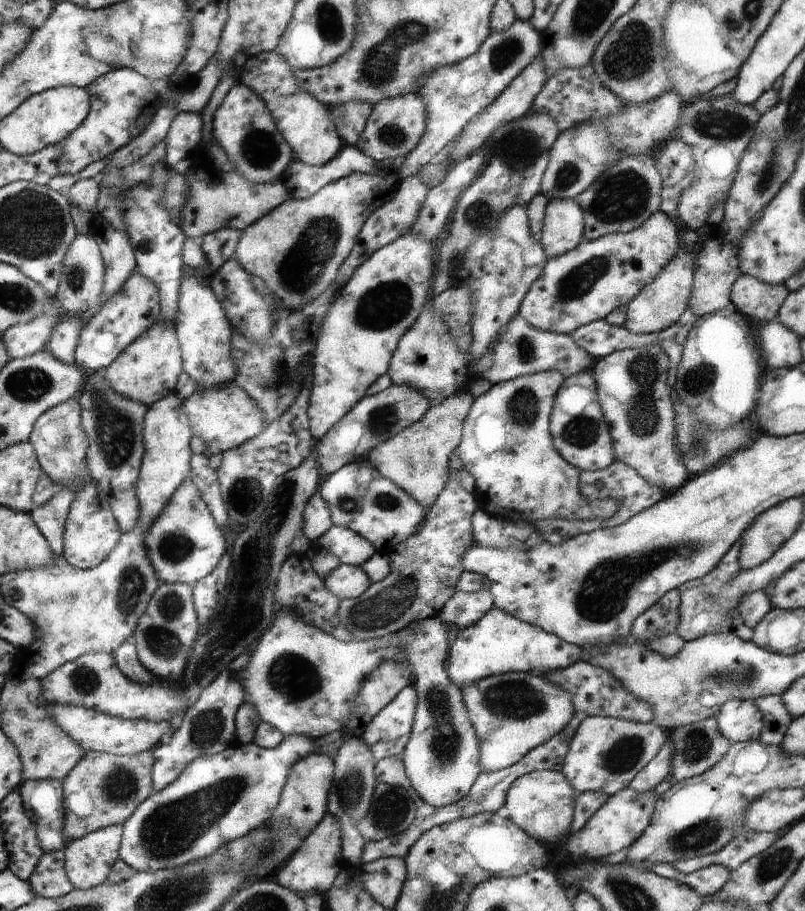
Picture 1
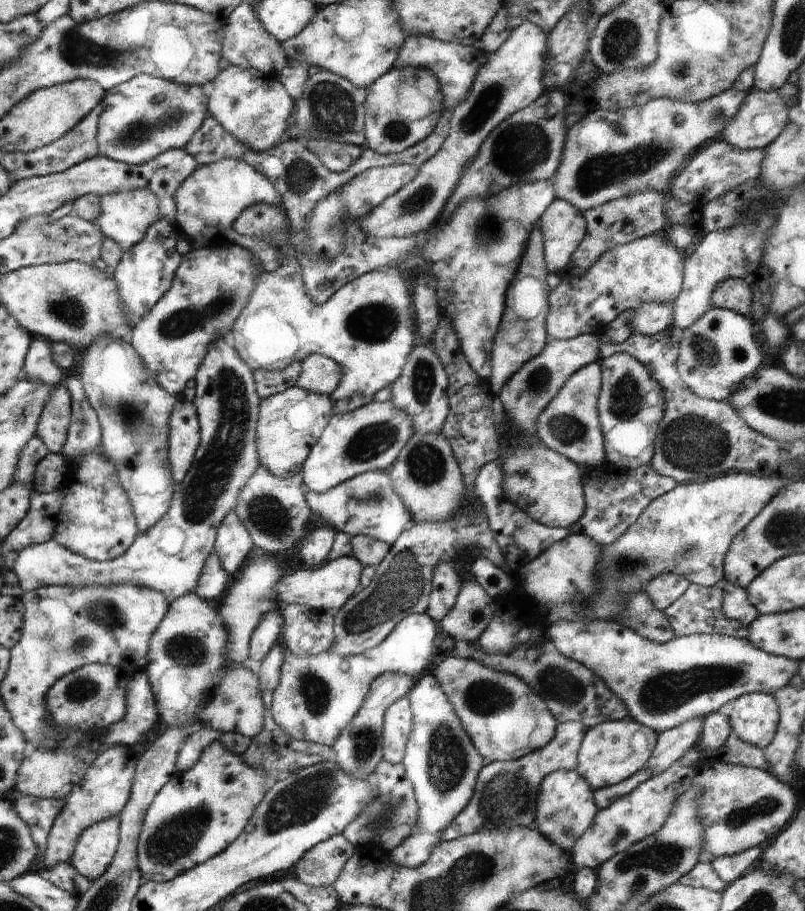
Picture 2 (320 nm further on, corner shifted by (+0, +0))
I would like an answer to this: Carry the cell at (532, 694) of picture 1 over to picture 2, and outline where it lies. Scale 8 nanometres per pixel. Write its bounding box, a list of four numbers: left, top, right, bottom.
[434,655,559,763]

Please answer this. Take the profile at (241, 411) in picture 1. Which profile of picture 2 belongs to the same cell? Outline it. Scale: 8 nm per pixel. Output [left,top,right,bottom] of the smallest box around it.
[257,386,335,479]

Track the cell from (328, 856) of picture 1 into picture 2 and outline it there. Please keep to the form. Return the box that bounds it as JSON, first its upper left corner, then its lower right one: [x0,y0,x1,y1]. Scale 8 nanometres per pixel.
[295,834,355,887]

